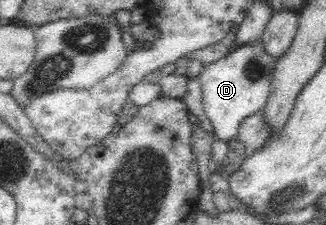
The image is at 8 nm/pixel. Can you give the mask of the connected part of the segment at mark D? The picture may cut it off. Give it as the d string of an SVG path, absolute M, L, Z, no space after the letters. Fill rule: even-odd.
M256 40L238 46L226 57L204 66L200 75L202 105L215 139L224 142L236 139L241 121L263 109L272 89L276 60L264 50L261 40Z

